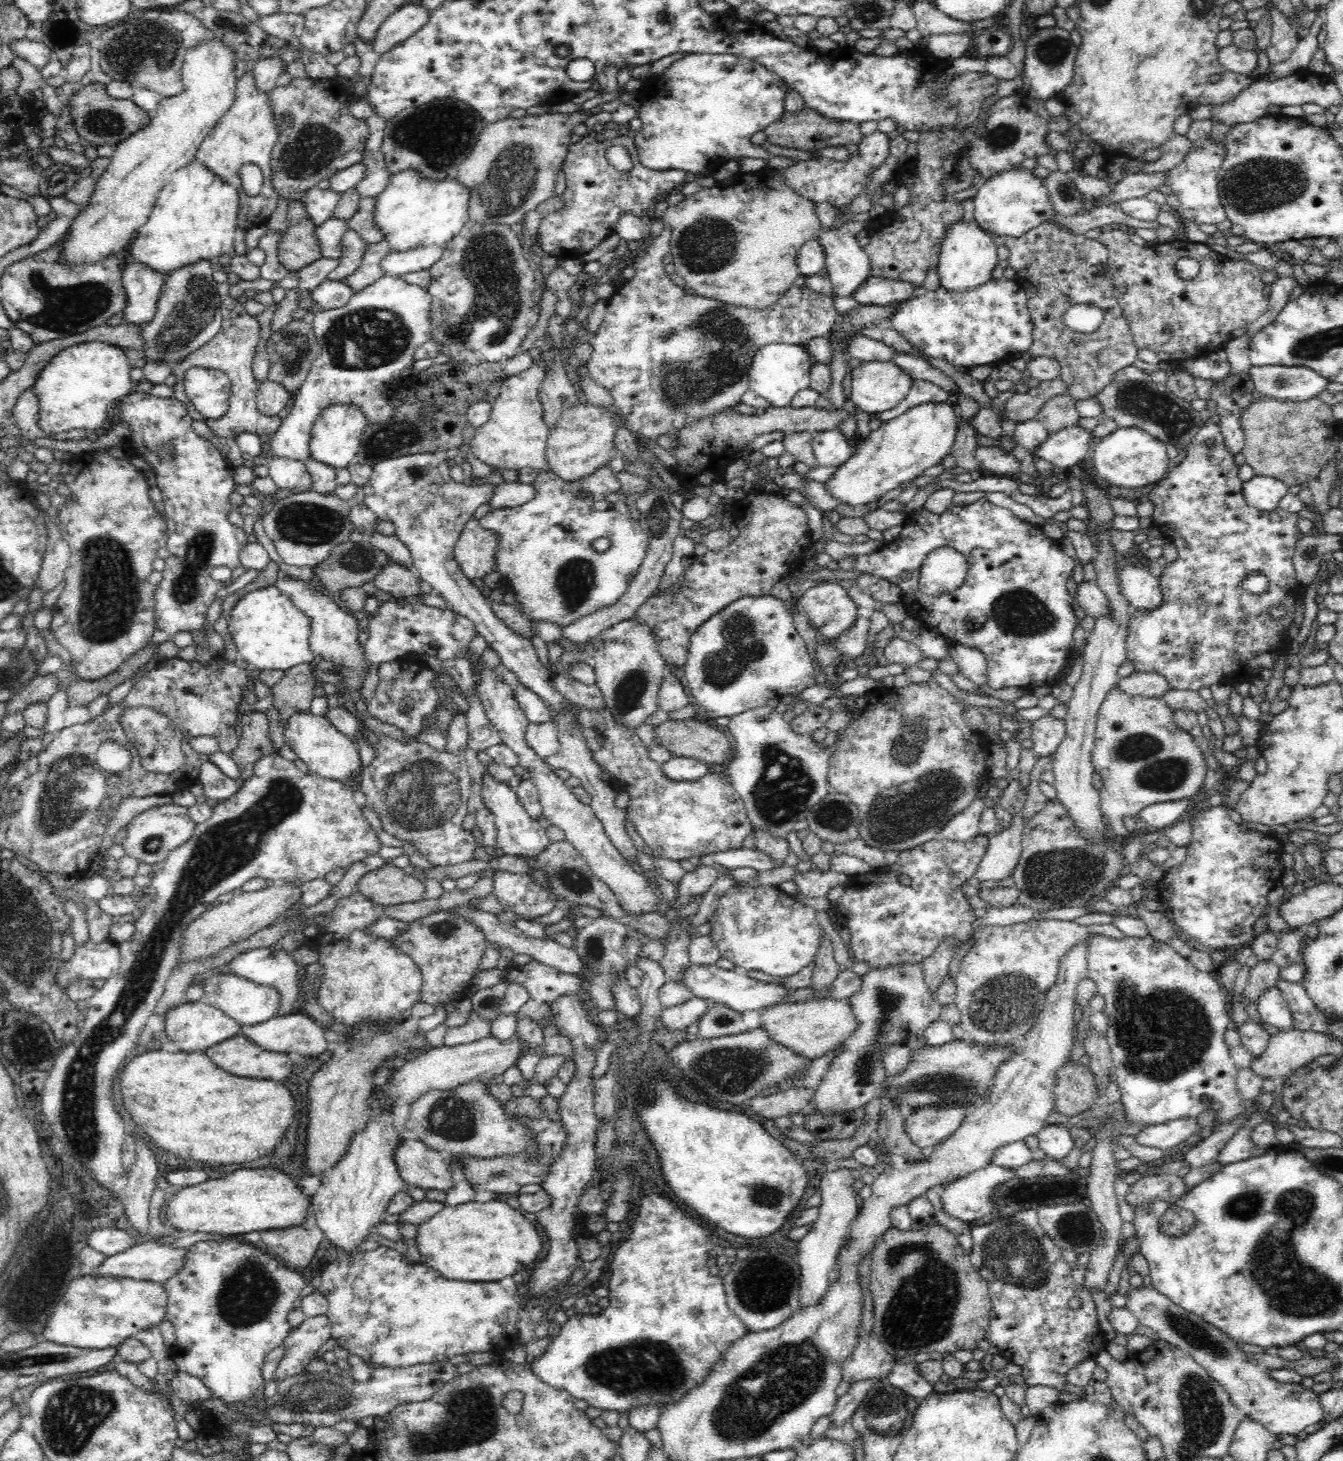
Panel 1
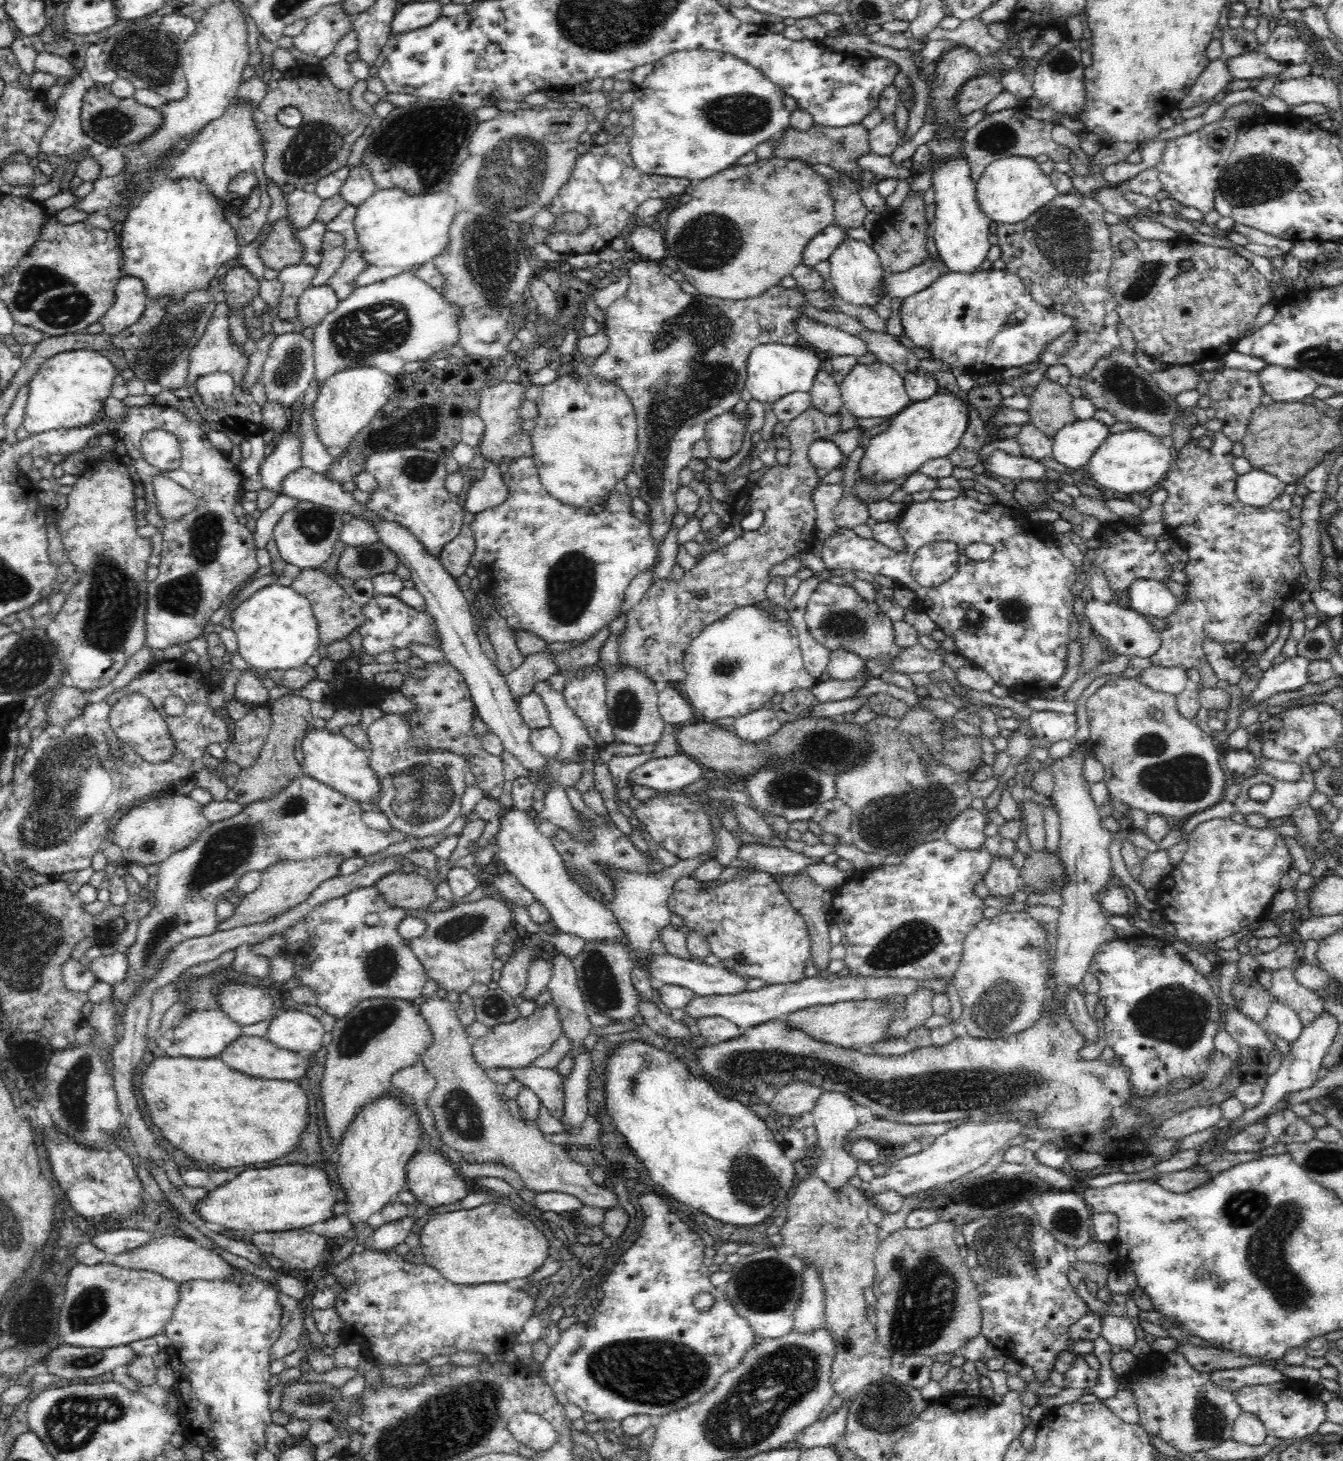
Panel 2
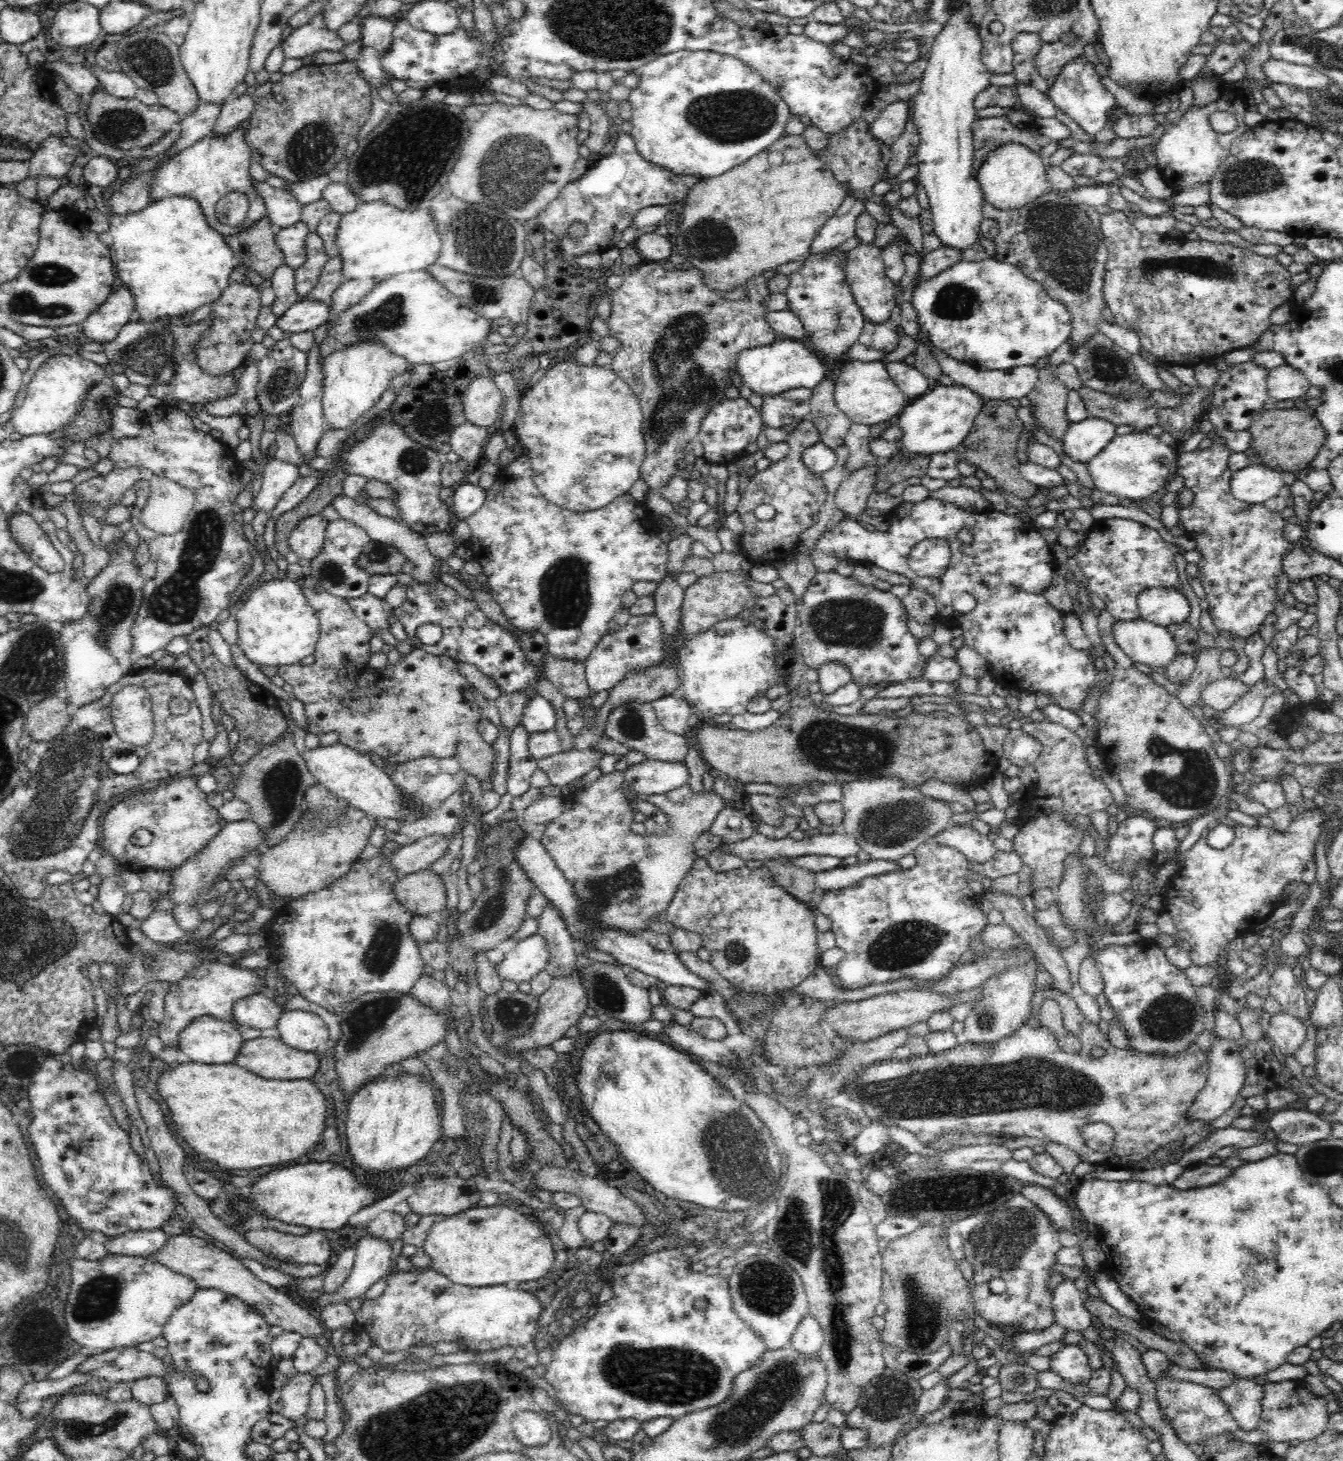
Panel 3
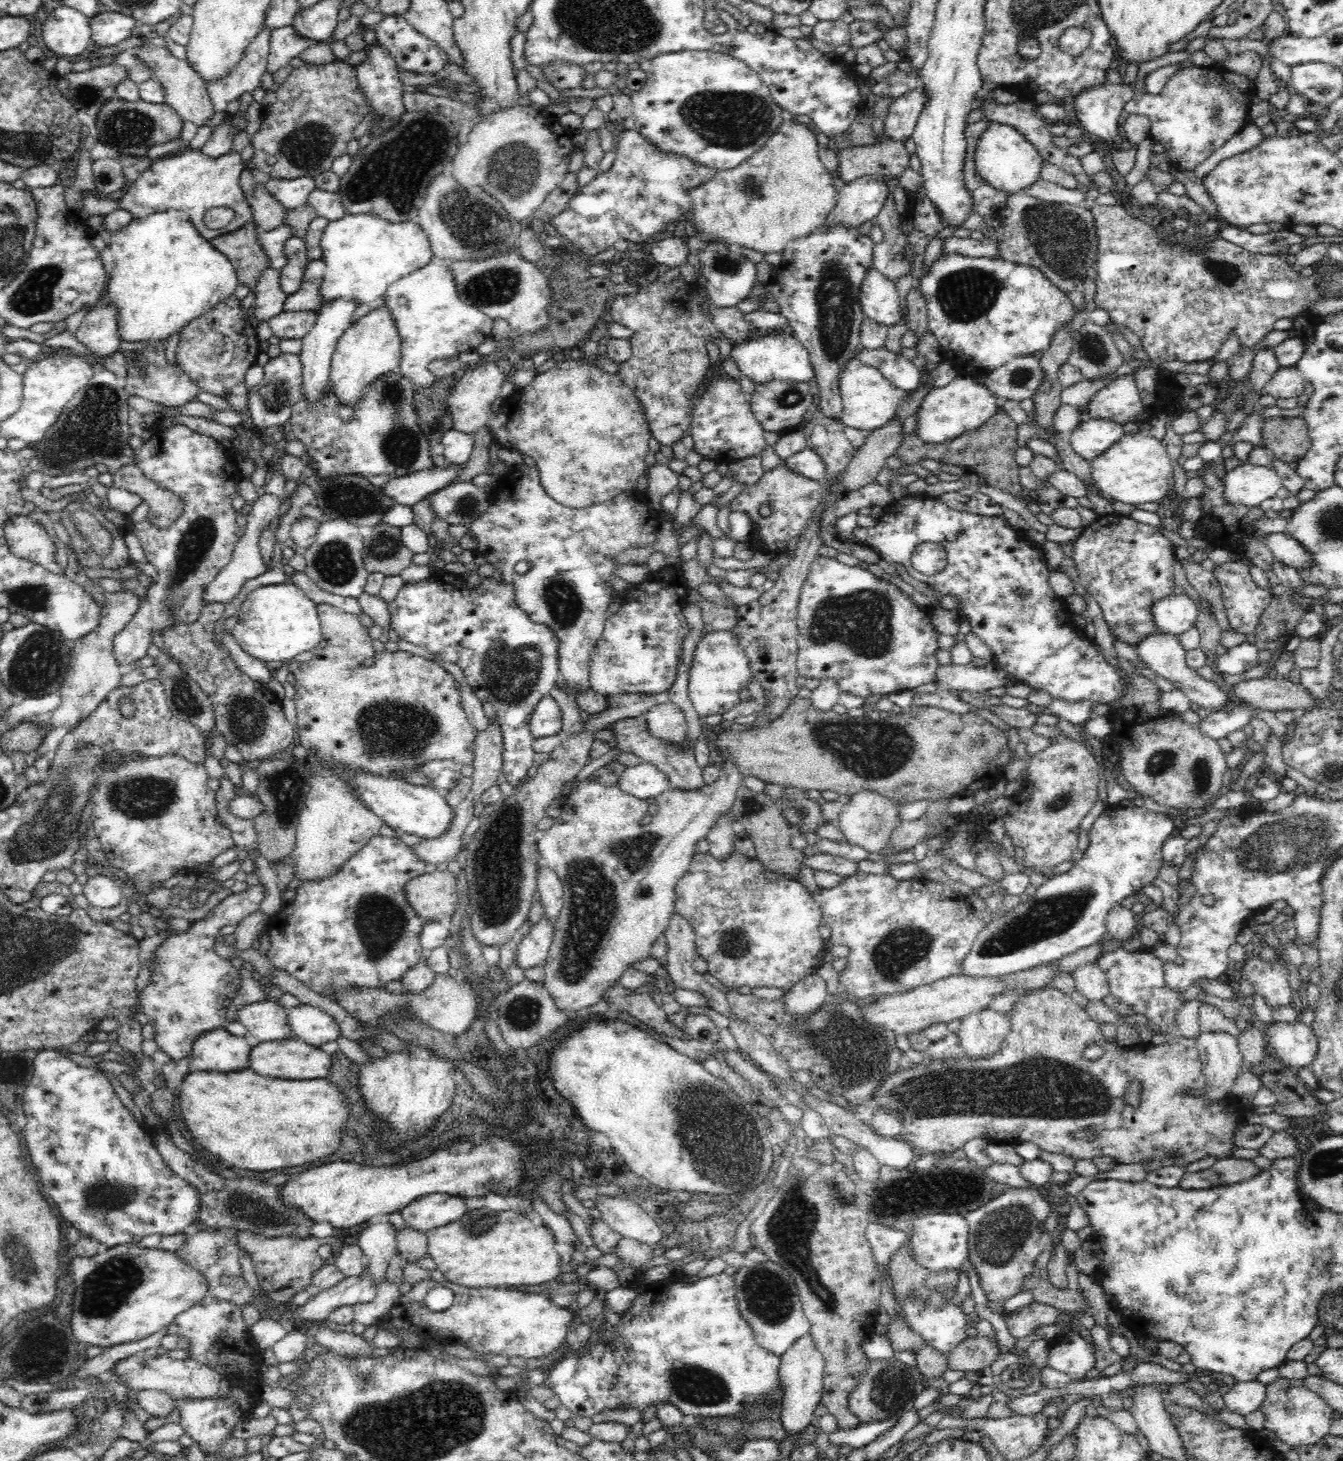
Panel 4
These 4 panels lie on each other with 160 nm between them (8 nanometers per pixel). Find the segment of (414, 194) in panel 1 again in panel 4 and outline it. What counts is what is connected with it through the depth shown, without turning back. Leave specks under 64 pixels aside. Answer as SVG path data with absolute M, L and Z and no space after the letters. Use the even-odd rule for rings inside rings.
M346 213L338 220L329 221L320 243L325 264L324 280L320 284L322 306L339 298L354 299L358 306L370 304L385 295L387 286L434 258L428 235L420 223L392 223L372 213Z

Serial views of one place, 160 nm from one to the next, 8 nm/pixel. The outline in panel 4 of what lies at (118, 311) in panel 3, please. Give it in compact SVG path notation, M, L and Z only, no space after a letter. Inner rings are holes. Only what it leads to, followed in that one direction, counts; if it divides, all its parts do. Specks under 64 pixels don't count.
M112 304L94 306L83 317L75 334L85 344L94 357L109 357L121 344L118 333L118 311Z

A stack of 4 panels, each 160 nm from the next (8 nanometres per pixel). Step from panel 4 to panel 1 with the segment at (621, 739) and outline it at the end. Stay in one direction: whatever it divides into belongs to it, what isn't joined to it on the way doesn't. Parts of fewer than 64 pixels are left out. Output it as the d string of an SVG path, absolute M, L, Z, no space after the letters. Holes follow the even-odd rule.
M628 618L603 630L596 638L588 640L585 647L576 643L568 643L564 637L559 640L563 648L557 664L551 664L557 674L568 675L568 666L585 662L595 672L596 684L599 686L608 709L612 711L615 720L636 731L636 727L644 724L658 705L658 693L666 672L666 661L658 651L658 642L652 635L652 629L636 619Z

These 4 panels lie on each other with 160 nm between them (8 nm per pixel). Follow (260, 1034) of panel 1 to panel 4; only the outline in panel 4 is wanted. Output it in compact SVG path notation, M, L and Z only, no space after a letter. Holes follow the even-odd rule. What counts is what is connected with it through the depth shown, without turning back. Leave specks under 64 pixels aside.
M301 1003L287 1010L287 1021L292 1038L316 1047L336 1040L341 1034L332 1016L308 1004Z

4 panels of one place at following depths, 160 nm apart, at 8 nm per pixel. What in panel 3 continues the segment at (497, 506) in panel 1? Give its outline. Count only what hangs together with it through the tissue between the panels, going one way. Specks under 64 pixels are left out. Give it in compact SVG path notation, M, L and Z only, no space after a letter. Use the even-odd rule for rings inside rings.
M464 483L454 488L449 505L458 521L467 519L482 508L487 498L487 491L476 484Z

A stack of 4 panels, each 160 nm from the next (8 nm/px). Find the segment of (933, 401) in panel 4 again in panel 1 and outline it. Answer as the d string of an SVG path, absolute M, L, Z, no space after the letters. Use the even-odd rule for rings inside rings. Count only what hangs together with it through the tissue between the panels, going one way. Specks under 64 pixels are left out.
M953 401L934 404L927 402L909 408L896 418L882 422L877 430L861 443L857 444L856 453L835 468L834 476L823 482L828 494L840 504L852 507L878 501L884 494L902 484L920 477L924 470L941 464L941 461L951 452L958 430Z

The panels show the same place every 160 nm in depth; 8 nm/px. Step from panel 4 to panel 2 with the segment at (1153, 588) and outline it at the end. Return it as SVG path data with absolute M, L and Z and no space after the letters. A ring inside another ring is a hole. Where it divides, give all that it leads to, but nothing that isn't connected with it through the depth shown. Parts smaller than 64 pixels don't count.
M1123 518L1102 526L1095 538L1103 545L1087 550L1089 562L1096 563L1096 567L1104 571L1114 593L1111 601L1120 607L1131 608L1128 592L1136 580L1156 580L1158 582L1171 580L1170 573L1174 565L1164 559L1164 546L1160 538L1142 537L1137 527L1134 524L1124 522Z

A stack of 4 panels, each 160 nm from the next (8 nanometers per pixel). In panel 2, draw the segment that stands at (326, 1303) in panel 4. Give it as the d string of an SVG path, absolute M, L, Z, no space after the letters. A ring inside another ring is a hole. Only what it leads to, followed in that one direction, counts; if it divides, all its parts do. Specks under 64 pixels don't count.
M406 1216L396 1222L385 1223L372 1232L371 1236L365 1242L366 1248L376 1251L385 1251L394 1249L398 1244L404 1242L404 1239L411 1233L412 1226L417 1220Z

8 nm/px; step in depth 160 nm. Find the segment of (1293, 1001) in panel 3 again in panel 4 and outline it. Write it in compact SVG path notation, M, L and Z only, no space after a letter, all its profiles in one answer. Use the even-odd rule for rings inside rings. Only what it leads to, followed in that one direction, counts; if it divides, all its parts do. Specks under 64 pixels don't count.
M1260 956L1247 958L1239 971L1242 980L1250 982L1270 1007L1292 1005L1294 994L1289 986L1288 969L1280 957L1270 962L1262 961Z

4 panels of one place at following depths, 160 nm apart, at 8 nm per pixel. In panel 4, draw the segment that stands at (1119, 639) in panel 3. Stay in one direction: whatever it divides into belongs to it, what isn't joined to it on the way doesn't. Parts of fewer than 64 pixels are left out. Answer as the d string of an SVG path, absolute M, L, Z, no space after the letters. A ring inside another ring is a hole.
M1152 633L1135 645L1138 656L1145 662L1145 666L1151 668L1158 676L1163 676L1172 681L1175 688L1182 690L1190 699L1193 705L1205 708L1208 713L1214 712L1225 706L1224 710L1229 709L1233 704L1232 698L1228 697L1216 683L1208 681L1198 676L1197 670L1192 670L1186 662L1184 647L1178 641L1177 635L1168 633Z

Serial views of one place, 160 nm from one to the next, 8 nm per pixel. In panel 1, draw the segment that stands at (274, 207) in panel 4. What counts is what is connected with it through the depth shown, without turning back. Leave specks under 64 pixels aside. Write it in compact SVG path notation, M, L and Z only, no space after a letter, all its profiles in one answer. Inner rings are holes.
M318 186L304 192L301 202L307 211L307 218L312 219L316 226L324 224L326 220L332 218L334 208L338 206L341 192L334 192L330 189L322 189Z

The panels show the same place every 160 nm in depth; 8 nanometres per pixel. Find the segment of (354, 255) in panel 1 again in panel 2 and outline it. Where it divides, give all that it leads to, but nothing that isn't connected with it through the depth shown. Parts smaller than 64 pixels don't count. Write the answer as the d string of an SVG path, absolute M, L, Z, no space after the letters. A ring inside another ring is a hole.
M332 231L324 234L321 251L323 258L316 268L316 276L313 276L310 286L327 284L332 274L336 274L336 270L342 266L342 262L349 254L344 246L344 235Z

